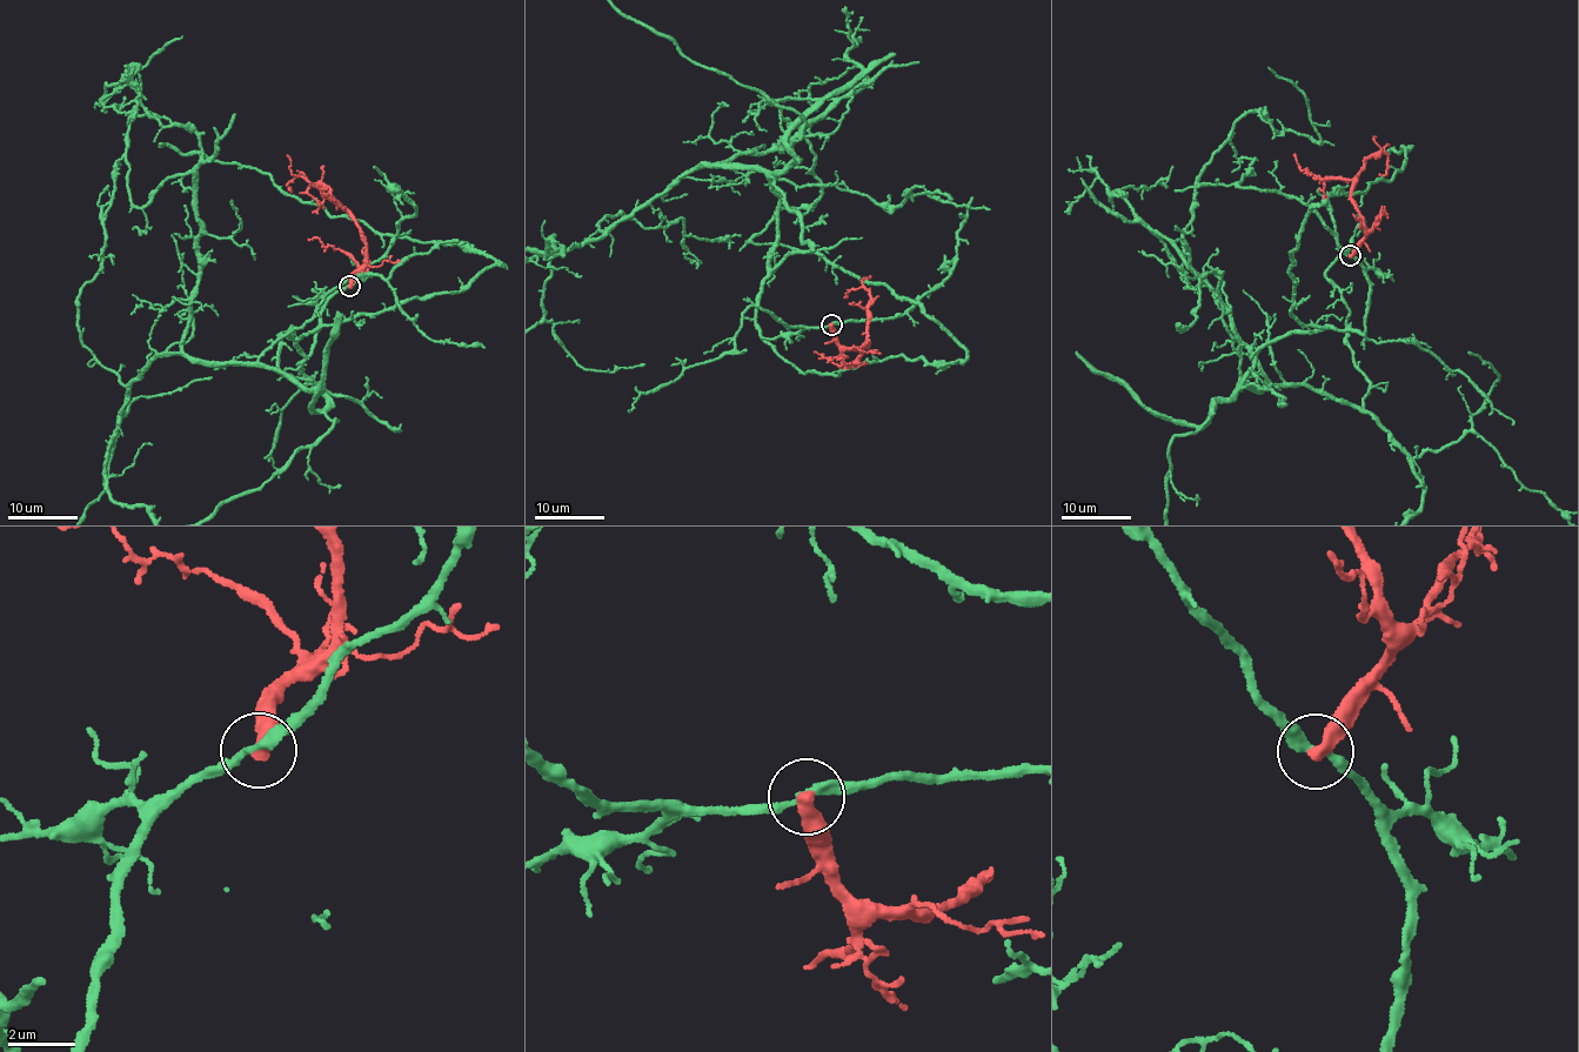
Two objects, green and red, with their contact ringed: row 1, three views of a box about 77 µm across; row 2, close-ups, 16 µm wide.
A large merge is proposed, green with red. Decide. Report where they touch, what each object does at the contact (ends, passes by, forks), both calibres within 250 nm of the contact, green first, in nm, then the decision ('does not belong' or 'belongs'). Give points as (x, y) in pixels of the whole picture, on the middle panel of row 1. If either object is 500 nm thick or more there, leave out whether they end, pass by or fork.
at (831, 325); green passes by; red ends there; 240 nm thick on the green side, 440 nm on the other; does not belong

